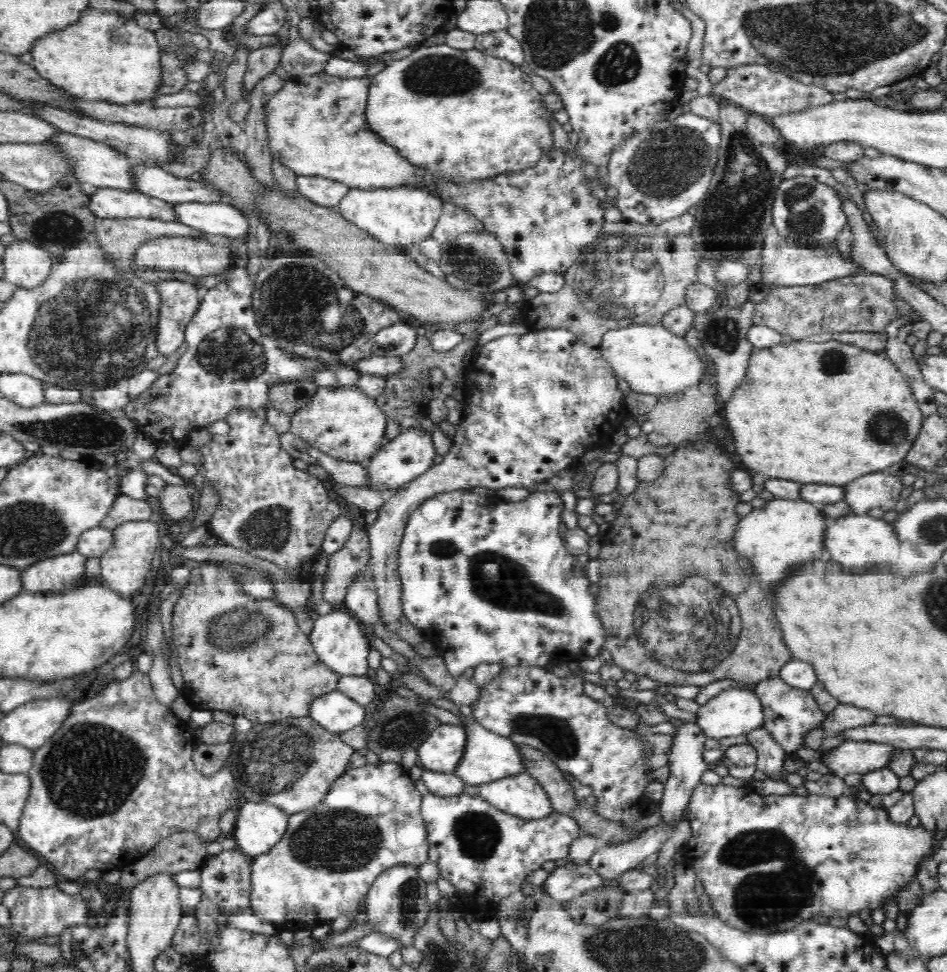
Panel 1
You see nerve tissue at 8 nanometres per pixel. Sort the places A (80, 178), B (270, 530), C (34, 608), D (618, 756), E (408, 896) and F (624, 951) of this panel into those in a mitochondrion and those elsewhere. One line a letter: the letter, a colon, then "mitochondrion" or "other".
A: other
B: mitochondrion
C: other
D: other
E: mitochondrion
F: mitochondrion

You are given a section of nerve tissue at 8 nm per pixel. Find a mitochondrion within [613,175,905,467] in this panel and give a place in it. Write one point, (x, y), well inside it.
(798, 204)

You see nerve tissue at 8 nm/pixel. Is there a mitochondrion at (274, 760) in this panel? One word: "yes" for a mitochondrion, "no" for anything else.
yes

